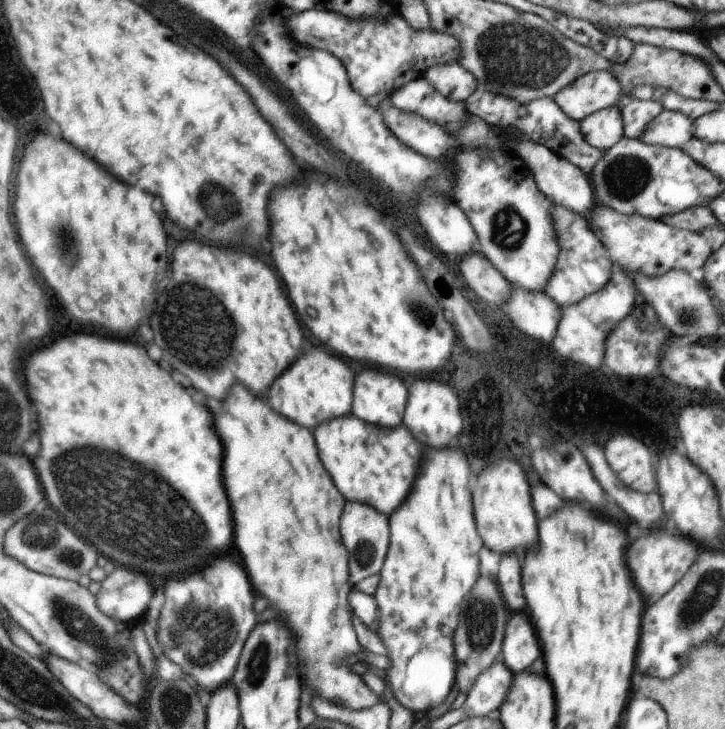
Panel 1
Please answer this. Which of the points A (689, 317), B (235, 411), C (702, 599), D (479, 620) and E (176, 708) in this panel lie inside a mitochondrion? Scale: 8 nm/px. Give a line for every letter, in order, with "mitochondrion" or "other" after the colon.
A: mitochondrion
B: other
C: mitochondrion
D: mitochondrion
E: mitochondrion

